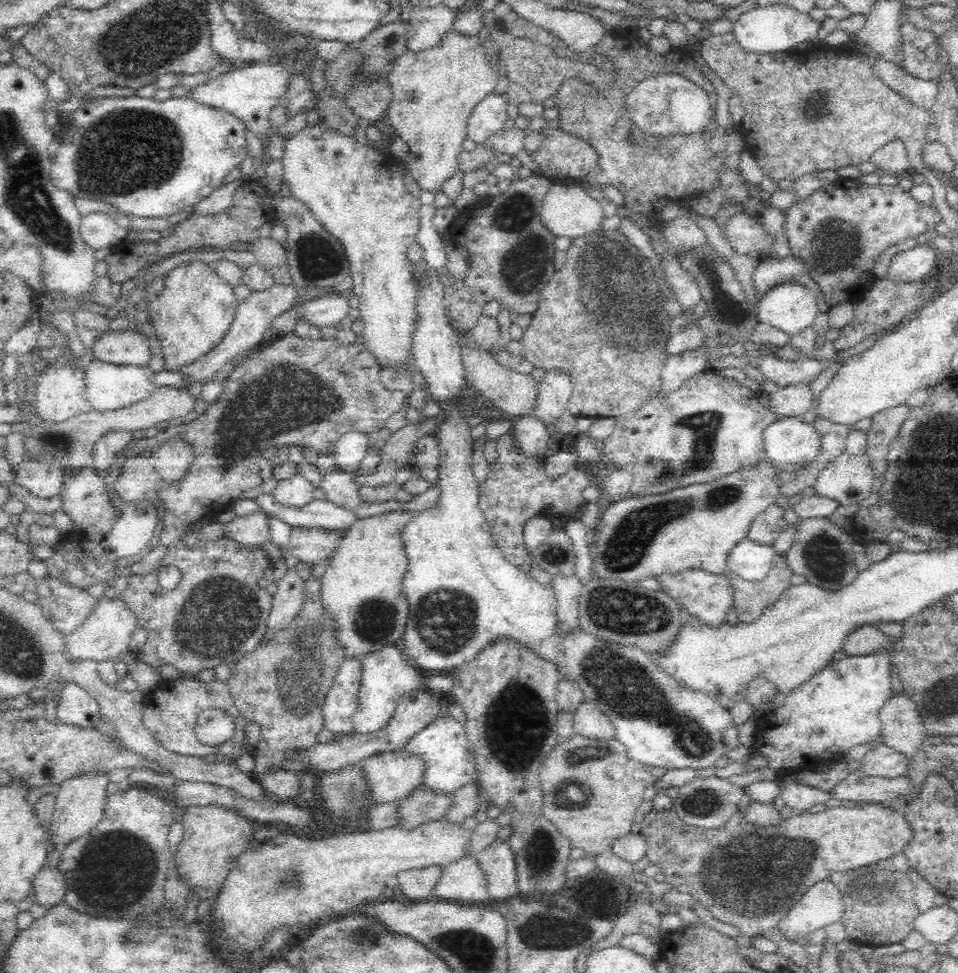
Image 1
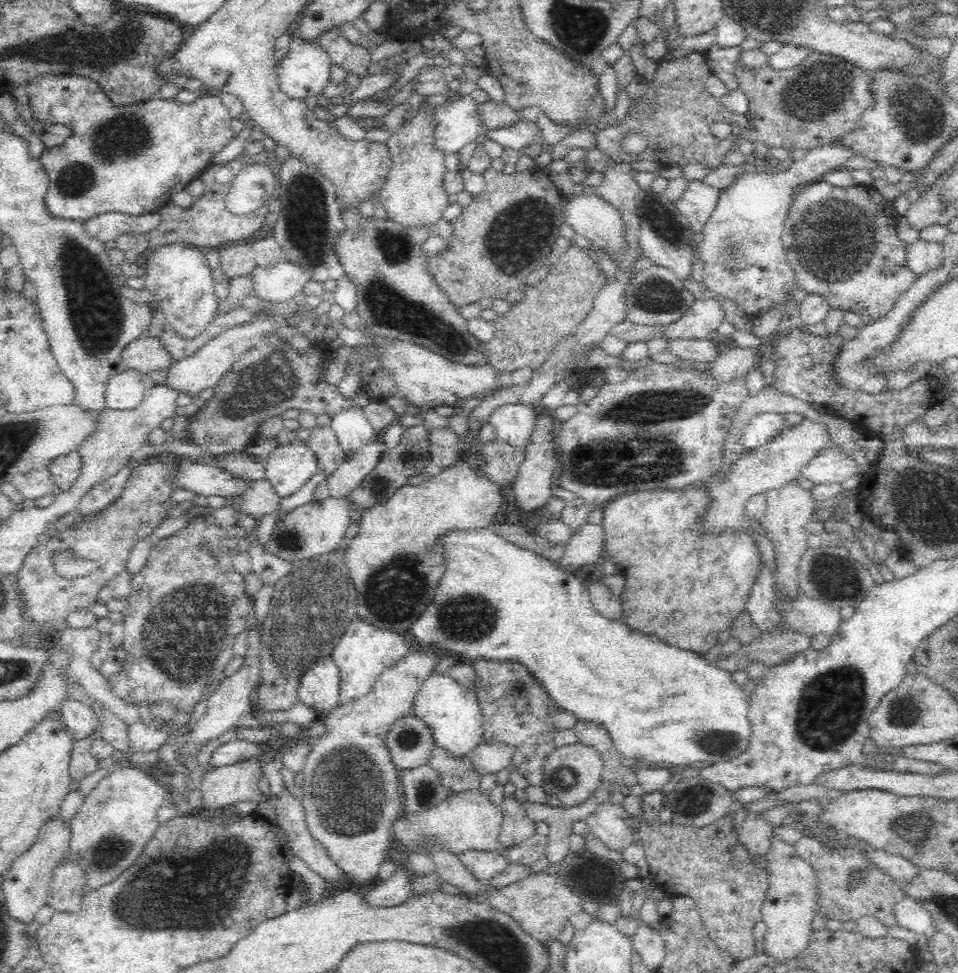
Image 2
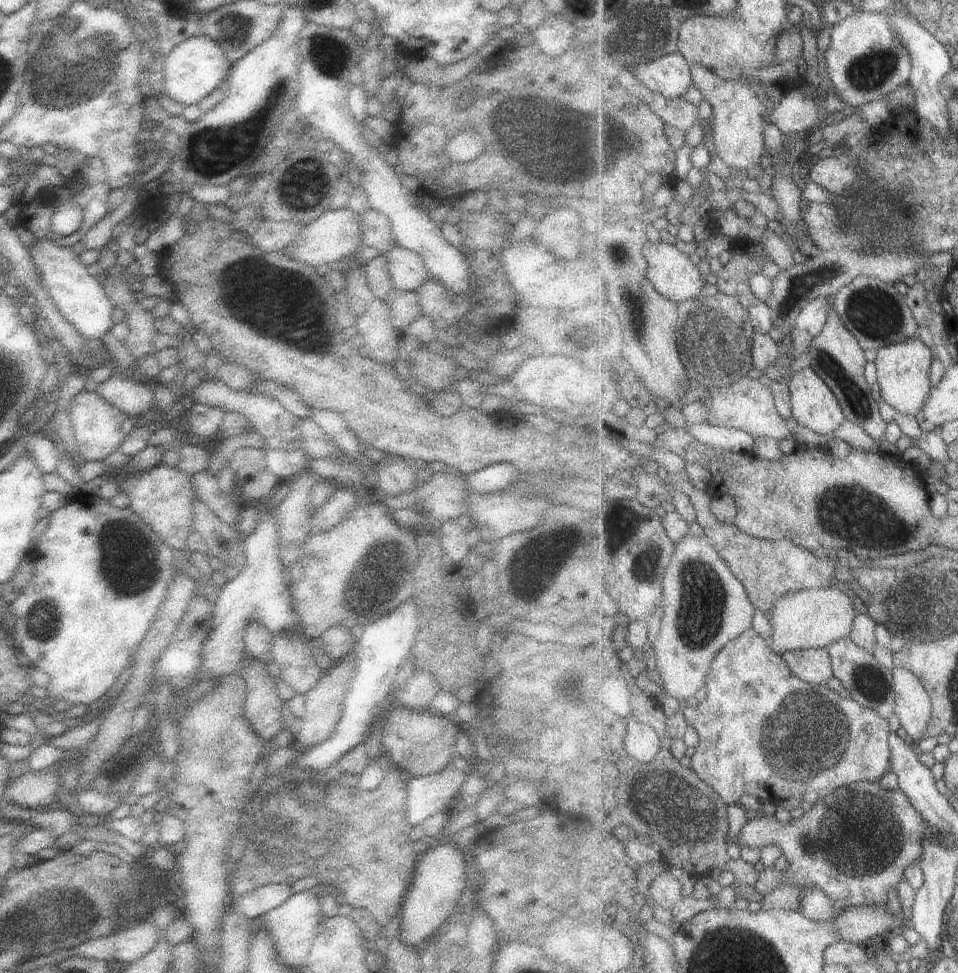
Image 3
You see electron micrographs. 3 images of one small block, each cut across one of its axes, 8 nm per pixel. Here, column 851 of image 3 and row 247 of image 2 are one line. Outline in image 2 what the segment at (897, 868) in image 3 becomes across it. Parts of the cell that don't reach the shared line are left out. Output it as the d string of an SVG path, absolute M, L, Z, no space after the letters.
M822 180L804 187L804 190L801 190L800 194L797 194L796 198L792 201L792 206L790 206L788 216L784 222L785 227L782 238L789 265L795 271L795 282L799 288L799 295L807 293L823 295L831 308L840 308L844 312L857 312L860 314L862 325L872 324L872 322L884 318L888 314L888 311L895 305L895 302L899 300L899 296L904 294L916 280L915 274L907 267L908 244L898 239L898 235L896 234L897 217L898 215L892 206L892 201L884 198L873 186L855 184L853 187L836 188Z

